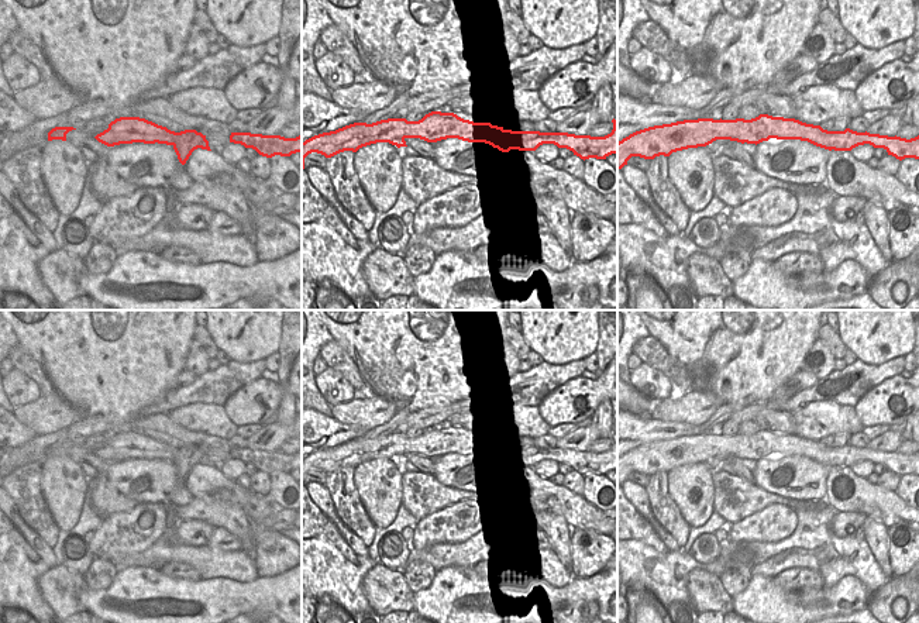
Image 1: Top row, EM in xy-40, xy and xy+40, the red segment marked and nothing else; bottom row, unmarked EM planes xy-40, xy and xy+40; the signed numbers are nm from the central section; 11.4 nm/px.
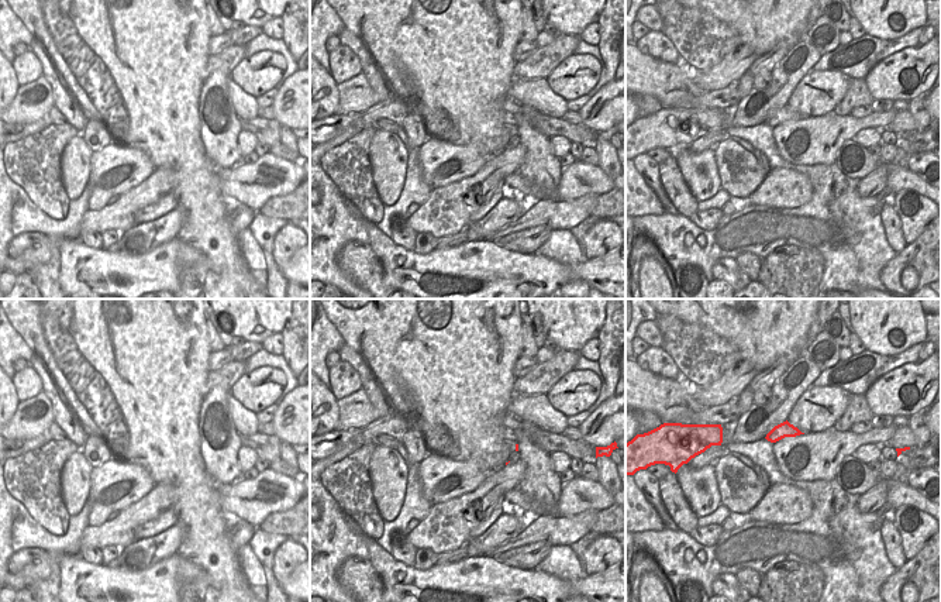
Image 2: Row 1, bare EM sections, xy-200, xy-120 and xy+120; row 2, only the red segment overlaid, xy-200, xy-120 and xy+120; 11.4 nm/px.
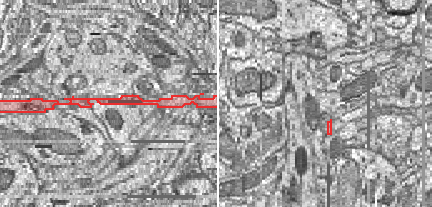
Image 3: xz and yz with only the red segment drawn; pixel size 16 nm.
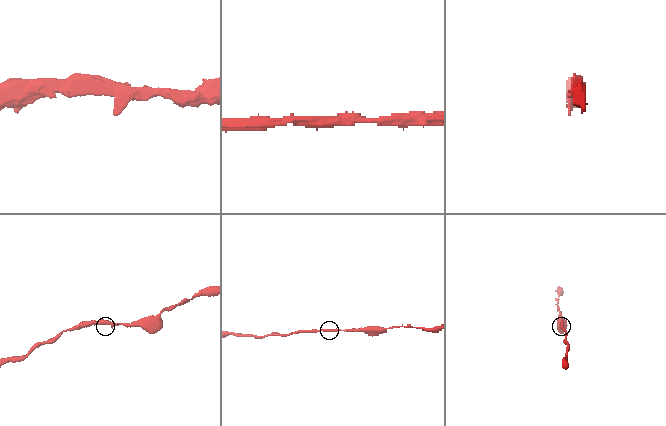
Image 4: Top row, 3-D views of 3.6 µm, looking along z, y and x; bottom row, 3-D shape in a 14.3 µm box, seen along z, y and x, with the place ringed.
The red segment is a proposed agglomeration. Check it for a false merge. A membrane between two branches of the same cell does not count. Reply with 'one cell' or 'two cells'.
one cell

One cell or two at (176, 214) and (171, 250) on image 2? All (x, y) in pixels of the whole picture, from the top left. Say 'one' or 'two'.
two

